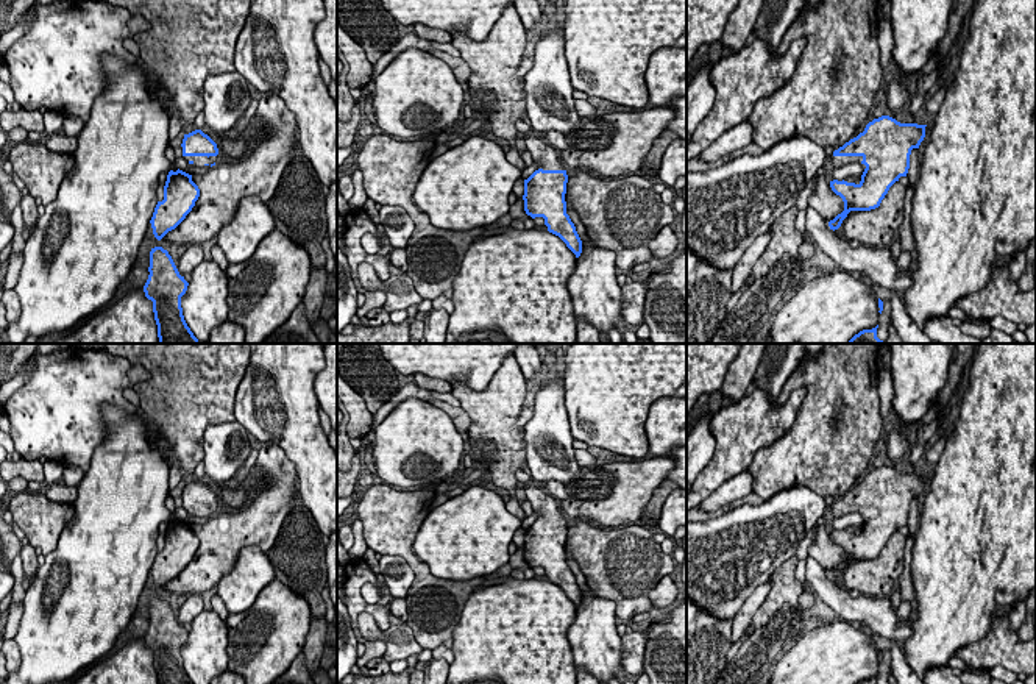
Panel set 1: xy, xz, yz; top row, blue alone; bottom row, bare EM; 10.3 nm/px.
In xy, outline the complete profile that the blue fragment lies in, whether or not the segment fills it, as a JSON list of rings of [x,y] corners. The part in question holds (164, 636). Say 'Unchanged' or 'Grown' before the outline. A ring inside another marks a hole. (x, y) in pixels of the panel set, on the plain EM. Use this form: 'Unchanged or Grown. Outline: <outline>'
Unchanged. Outline: [[[162,597],[151,598],[148,622],[144,642],[153,651],[158,684],[193,684],[181,657],[181,647],[189,632],[179,625],[167,600]]]

